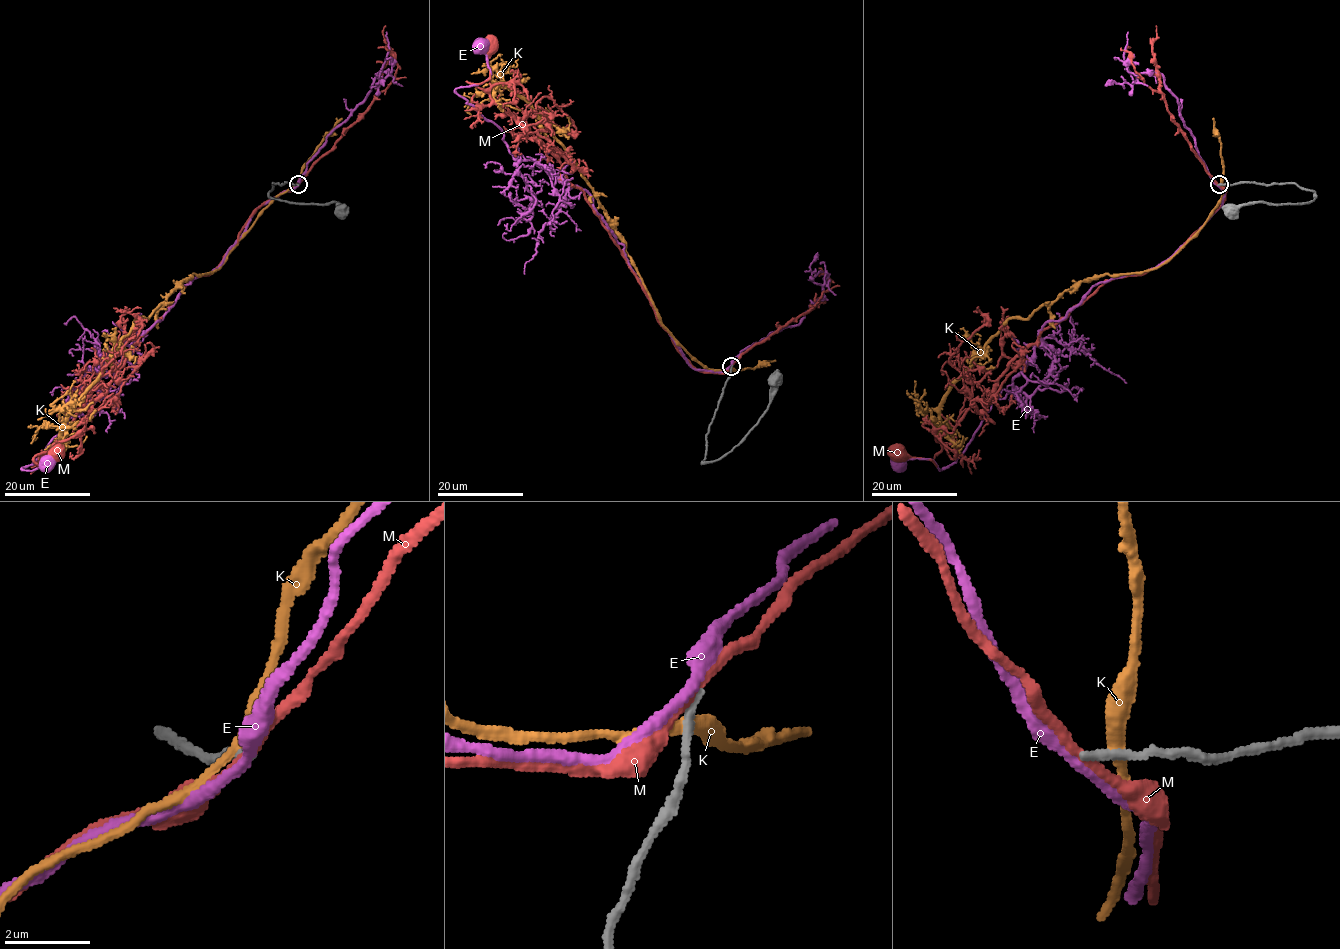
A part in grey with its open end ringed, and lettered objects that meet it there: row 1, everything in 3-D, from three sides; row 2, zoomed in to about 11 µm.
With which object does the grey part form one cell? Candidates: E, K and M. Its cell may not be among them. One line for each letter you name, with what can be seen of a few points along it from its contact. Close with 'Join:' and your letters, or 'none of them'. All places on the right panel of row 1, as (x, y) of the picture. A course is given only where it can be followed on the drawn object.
Join: none of them

